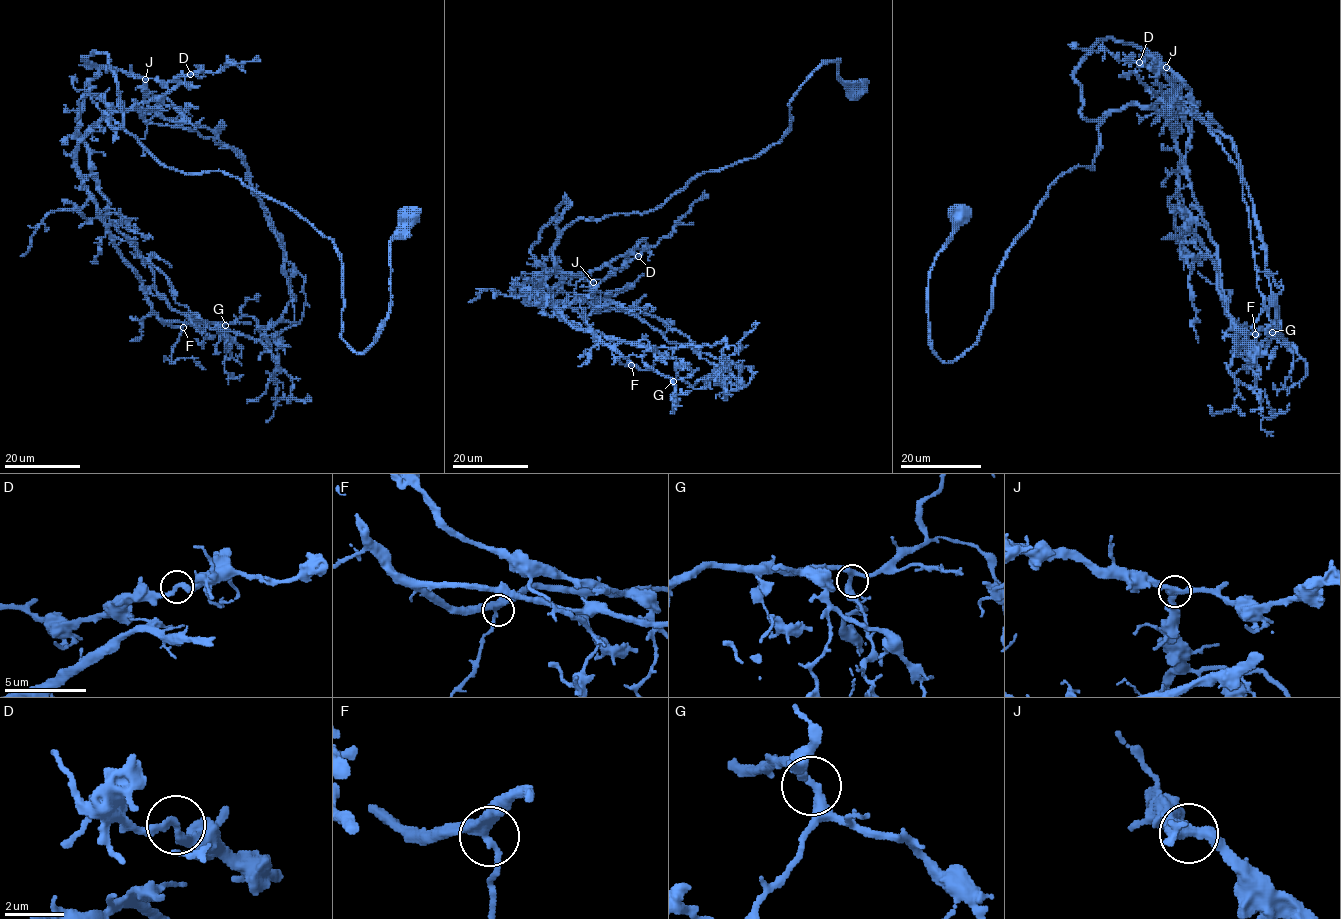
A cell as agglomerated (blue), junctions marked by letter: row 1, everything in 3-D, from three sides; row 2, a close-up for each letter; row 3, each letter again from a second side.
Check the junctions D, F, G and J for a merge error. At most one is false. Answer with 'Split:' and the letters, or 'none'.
Split: none

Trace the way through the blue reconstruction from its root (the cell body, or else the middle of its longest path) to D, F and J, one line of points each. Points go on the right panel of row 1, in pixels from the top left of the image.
D: (960, 214), (929, 276), (945, 362), (975, 343), (1048, 188), (1093, 169), (1097, 127), (1171, 83), (1139, 62)
F: (960, 214), (929, 276), (945, 362), (1097, 127), (1155, 106), (1255, 334)
J: (960, 214), (929, 276), (945, 362), (1048, 188), (1166, 67)

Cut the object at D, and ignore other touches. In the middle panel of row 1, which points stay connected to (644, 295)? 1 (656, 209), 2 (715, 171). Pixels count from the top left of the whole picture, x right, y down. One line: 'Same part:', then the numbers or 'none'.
Same part: 1, 2

